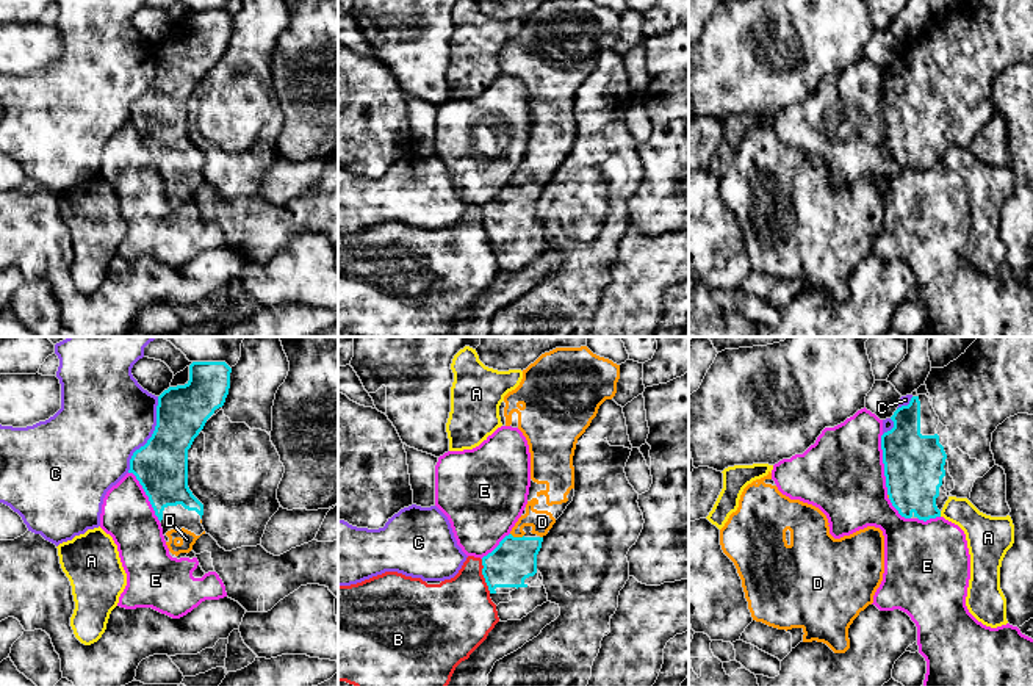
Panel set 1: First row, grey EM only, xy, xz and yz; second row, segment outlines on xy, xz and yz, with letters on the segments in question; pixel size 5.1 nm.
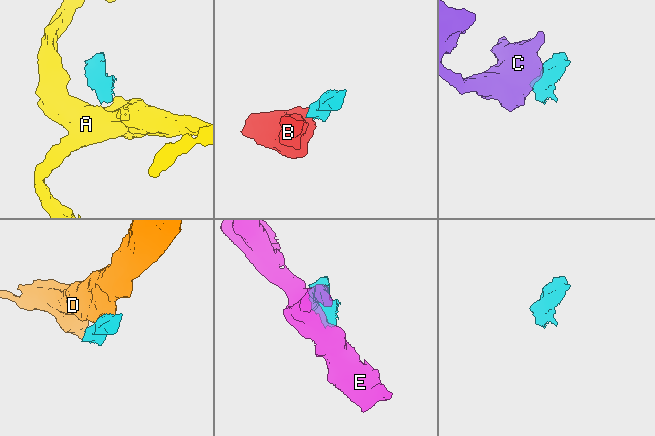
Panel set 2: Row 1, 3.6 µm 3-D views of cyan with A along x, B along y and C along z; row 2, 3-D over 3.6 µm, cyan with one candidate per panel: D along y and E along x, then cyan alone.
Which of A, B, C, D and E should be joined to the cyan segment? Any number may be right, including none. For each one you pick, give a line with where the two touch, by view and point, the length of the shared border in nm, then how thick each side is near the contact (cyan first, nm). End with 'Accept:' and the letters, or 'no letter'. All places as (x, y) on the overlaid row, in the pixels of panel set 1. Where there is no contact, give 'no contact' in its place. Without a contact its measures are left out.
D: contact xz (517, 537); length 70 nm; calibres 220 and 110 nm
Accept: D

